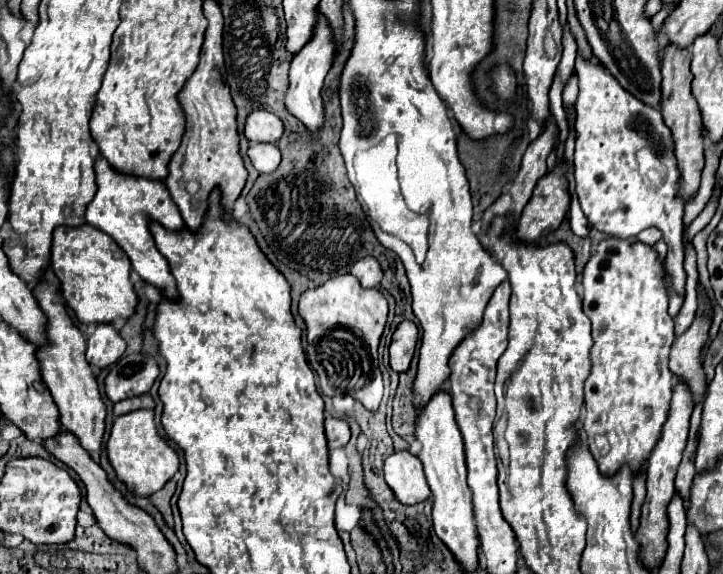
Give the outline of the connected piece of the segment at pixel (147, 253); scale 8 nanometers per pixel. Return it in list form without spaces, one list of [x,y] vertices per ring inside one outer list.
[[[98,156],[96,160],[96,184],[98,192],[94,200],[88,204],[86,210],[86,222],[94,228],[106,232],[114,242],[126,252],[126,256],[132,262],[132,270],[148,284],[158,288],[158,292],[166,298],[178,298],[174,276],[168,270],[166,258],[158,252],[154,238],[150,234],[150,224],[158,222],[170,232],[178,232],[184,228],[184,220],[180,216],[178,206],[174,206],[166,186],[158,180],[146,180],[146,178],[130,178],[126,174],[120,174],[112,170],[112,166]]]

